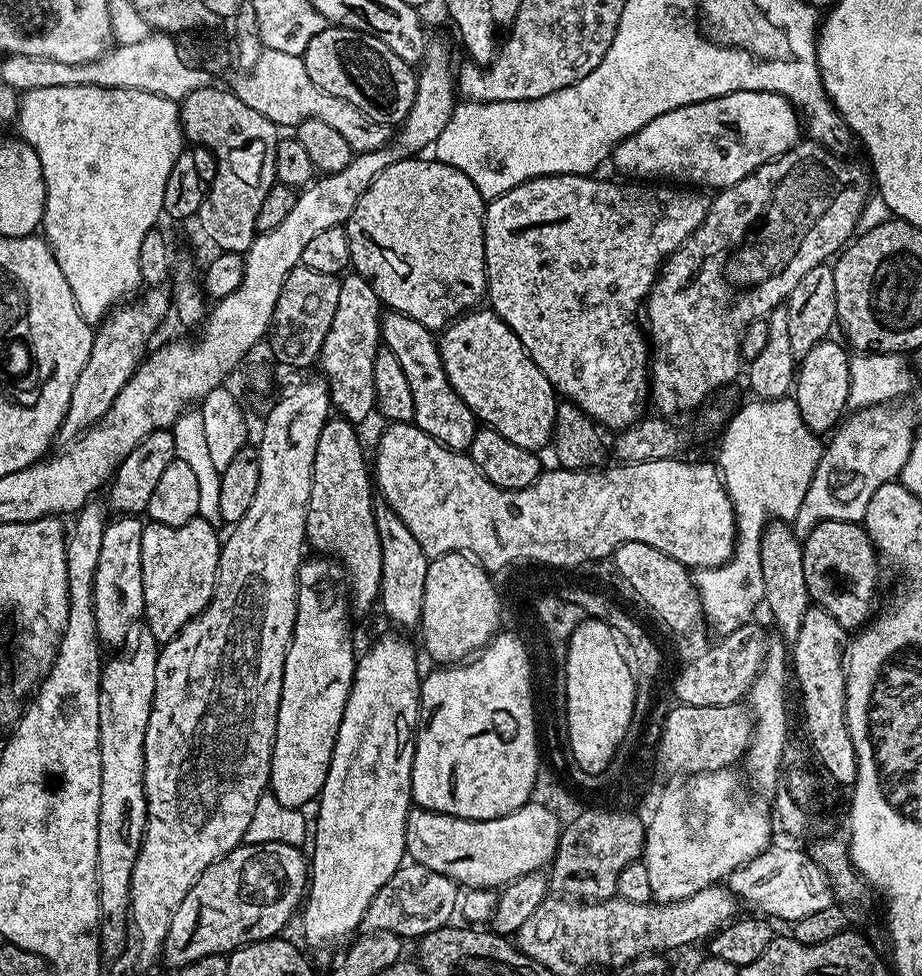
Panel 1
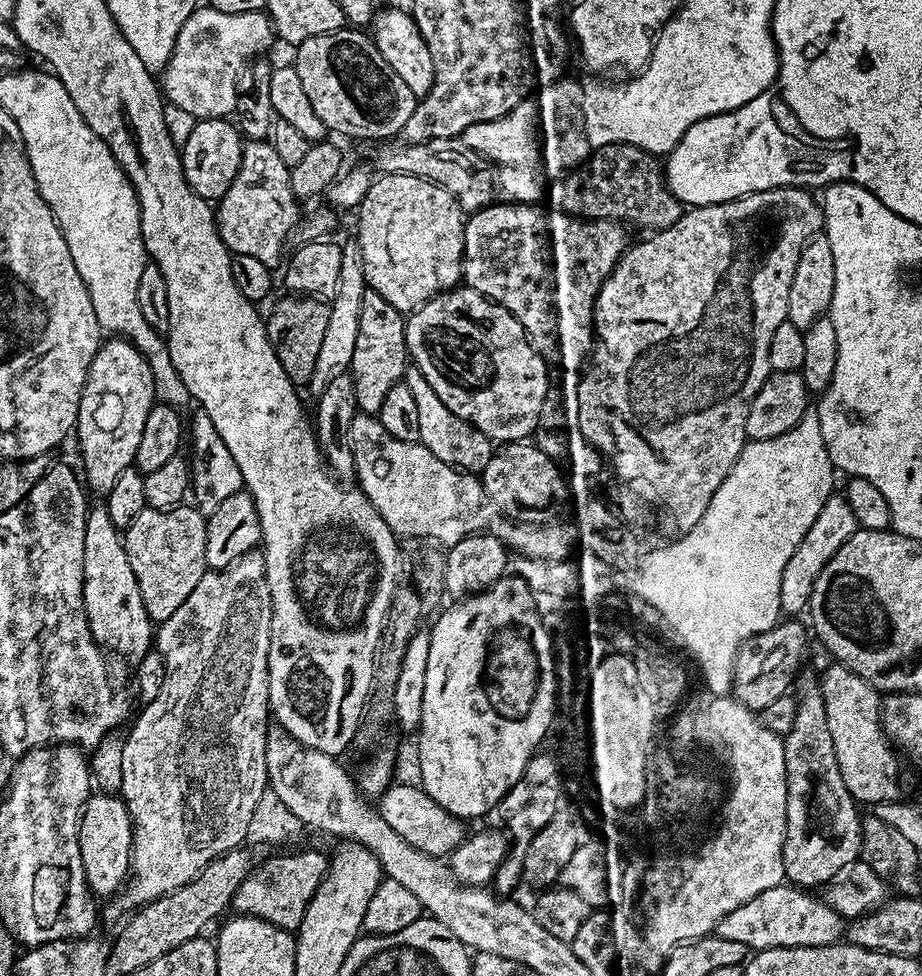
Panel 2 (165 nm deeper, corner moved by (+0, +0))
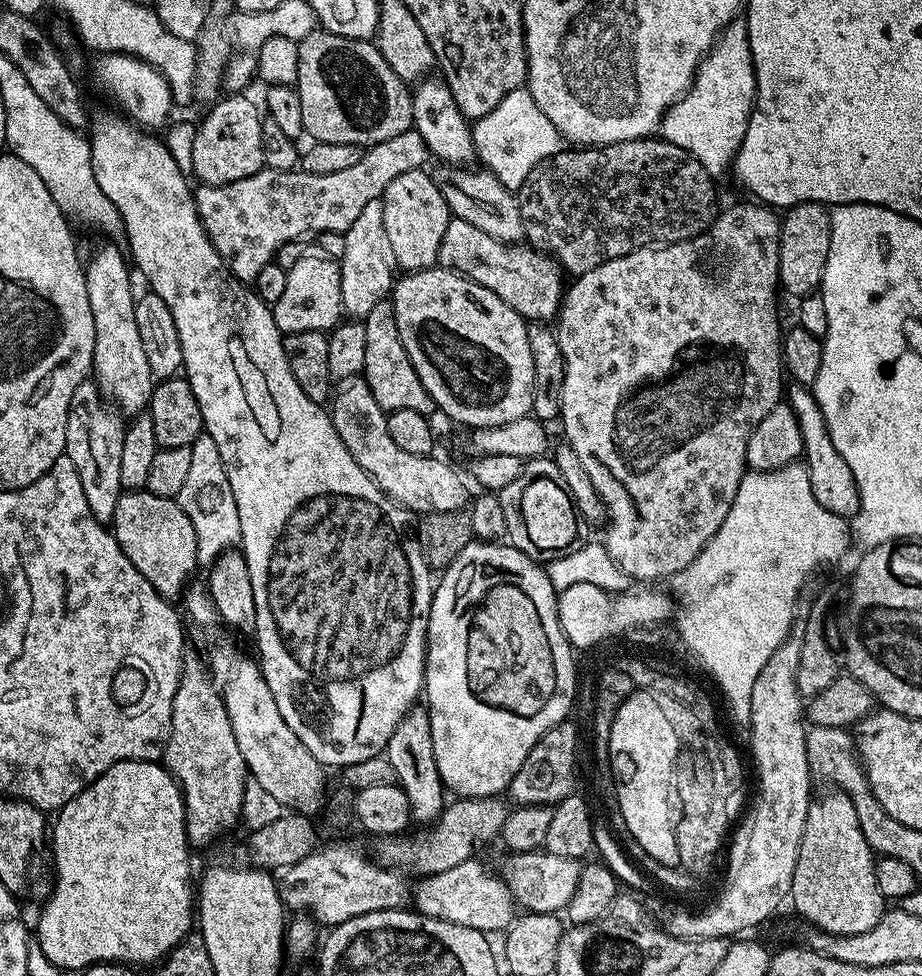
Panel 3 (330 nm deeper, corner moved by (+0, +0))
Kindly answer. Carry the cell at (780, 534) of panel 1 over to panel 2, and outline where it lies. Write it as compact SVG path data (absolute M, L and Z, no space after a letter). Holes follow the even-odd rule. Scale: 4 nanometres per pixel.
M807 670L801 671L794 681L794 695L796 697L794 726L788 731L788 735L783 737L786 754L786 842L782 846L782 858L784 859L784 875L793 885L805 890L816 890L819 884L824 886L837 879L859 857L862 816L861 813L856 813L857 801L853 800L852 795L846 790L846 782L842 782L842 774L838 774L838 758L834 758L834 742L830 739L830 726L826 726L826 706L822 698L819 679L815 675L812 677Z

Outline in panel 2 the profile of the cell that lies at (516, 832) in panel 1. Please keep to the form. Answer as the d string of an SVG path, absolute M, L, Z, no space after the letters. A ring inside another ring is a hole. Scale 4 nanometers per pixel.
M399 782L389 784L378 798L379 814L382 818L386 818L388 825L401 838L406 838L406 842L410 842L410 846L431 856L447 857L458 845L464 843L465 825L457 817L442 810L442 806L438 806L438 802L434 802L430 794L424 792L423 787L413 784L399 784Z

